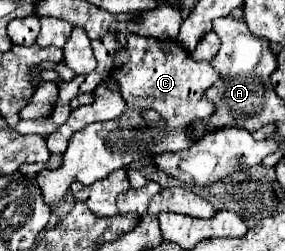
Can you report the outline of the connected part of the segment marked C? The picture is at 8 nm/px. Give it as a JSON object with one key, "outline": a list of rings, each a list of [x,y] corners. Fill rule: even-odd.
{"outline":[[[130,34],[126,48],[114,56],[112,76],[120,84],[128,110],[112,122],[90,124],[74,134],[64,154],[64,164],[38,174],[36,180],[42,188],[42,196],[50,206],[64,198],[74,180],[90,186],[118,168],[128,168],[132,162],[150,162],[152,156],[162,152],[186,150],[198,140],[192,134],[192,122],[206,120],[214,114],[214,104],[210,104],[204,94],[218,80],[218,72],[214,72],[210,62],[192,60],[190,52],[172,38],[160,40]],[[146,110],[156,110],[160,114],[158,124],[142,124],[142,112]]]}

